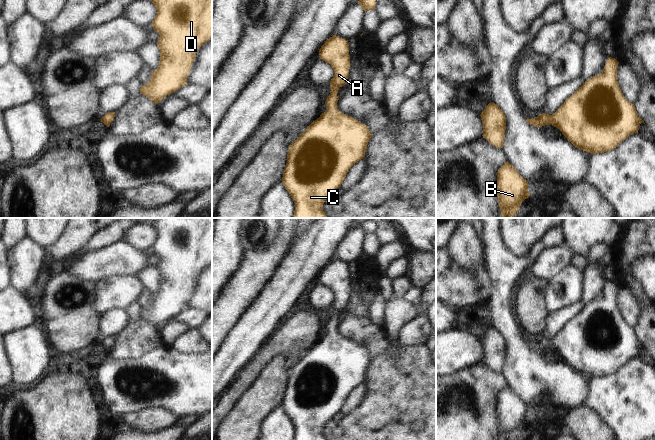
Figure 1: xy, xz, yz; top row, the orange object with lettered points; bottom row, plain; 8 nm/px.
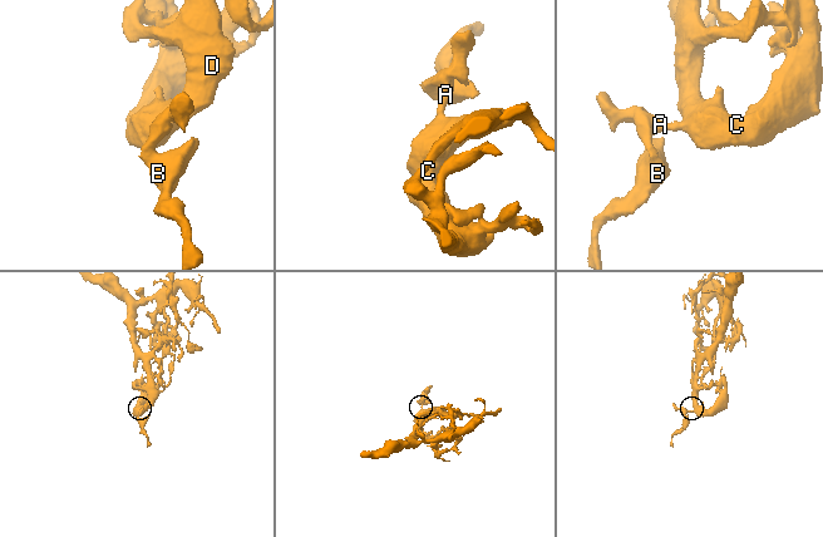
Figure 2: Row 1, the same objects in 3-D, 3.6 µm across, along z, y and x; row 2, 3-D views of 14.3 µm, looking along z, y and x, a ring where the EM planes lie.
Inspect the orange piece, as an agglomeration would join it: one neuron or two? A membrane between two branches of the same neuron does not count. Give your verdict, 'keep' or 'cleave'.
keep

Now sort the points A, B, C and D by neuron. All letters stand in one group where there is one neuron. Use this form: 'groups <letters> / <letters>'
groups A B C D

